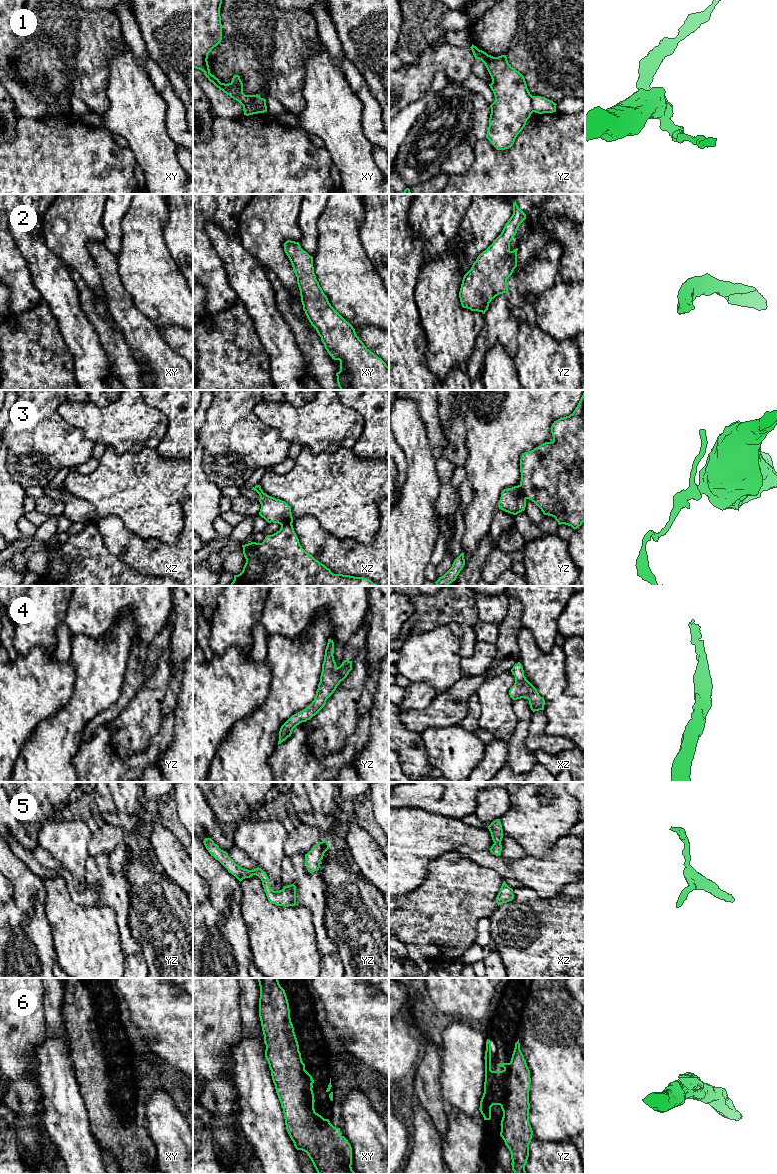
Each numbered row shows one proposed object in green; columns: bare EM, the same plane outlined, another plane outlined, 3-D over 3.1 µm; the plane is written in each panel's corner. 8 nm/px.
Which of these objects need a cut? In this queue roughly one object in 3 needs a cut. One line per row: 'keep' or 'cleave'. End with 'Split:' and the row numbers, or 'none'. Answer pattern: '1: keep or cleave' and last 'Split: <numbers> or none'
1: cleave
2: keep
3: cleave
4: keep
5: keep
6: cleave
Split: 1, 3, 6

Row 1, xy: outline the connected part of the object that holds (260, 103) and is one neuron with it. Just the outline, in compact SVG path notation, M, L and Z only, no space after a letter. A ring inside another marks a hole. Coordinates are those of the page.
M258 94L253 96L253 104L260 111L267 109L266 99L261 98L260 95L258 95Z

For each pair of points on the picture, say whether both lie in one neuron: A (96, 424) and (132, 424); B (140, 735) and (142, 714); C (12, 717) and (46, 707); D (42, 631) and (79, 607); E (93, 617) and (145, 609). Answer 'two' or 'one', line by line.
A: one
B: one
C: one
D: two
E: one

